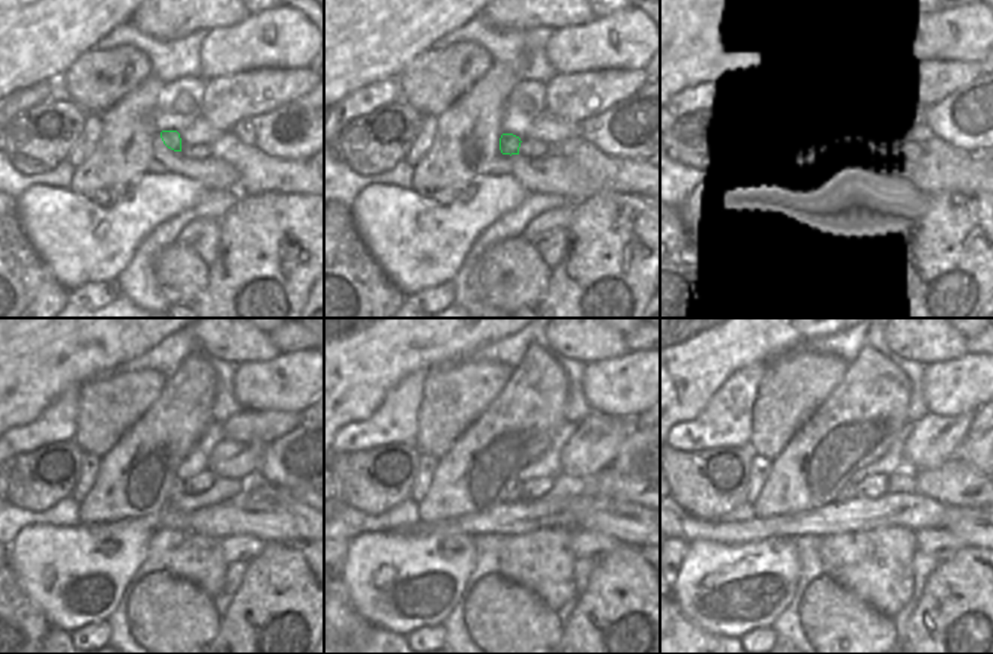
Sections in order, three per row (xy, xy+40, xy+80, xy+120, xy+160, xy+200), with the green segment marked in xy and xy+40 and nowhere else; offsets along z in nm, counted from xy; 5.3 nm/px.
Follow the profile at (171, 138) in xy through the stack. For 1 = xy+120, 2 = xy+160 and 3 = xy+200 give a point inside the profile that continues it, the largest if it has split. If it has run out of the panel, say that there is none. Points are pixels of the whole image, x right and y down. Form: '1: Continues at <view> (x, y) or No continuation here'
1: Continues at xy+120 (177, 488)
2: Continues at xy+160 (512, 494)
3: Continues at xy+200 (849, 491)

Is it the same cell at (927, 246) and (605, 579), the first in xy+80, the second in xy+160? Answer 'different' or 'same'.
same

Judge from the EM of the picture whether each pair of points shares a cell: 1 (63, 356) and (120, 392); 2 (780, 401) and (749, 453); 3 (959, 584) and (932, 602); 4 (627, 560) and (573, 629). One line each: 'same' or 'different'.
1: different
2: different
3: same
4: same

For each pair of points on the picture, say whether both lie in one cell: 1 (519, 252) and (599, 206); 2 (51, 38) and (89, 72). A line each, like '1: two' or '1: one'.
1: two
2: two

